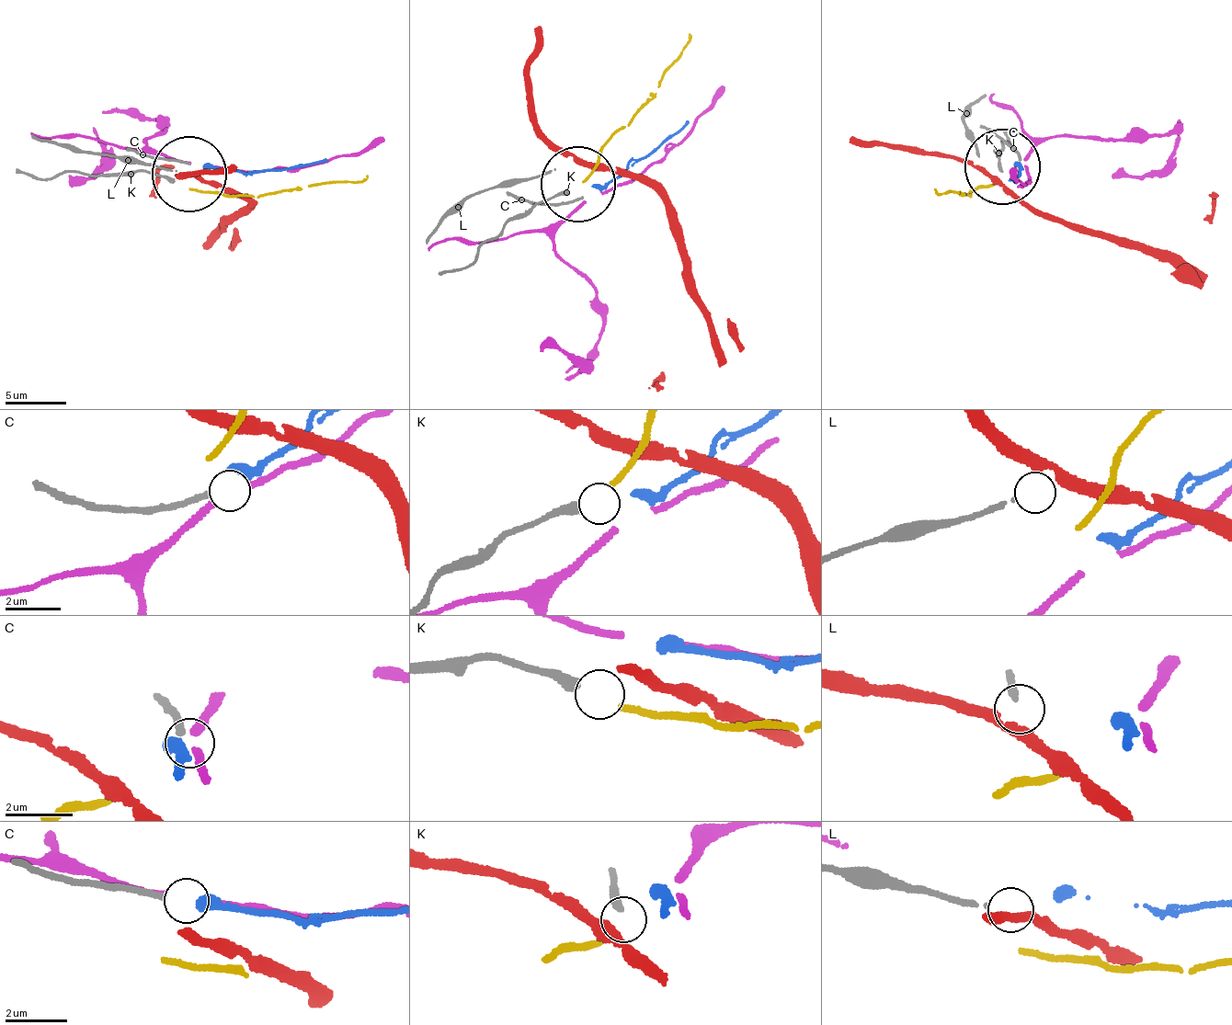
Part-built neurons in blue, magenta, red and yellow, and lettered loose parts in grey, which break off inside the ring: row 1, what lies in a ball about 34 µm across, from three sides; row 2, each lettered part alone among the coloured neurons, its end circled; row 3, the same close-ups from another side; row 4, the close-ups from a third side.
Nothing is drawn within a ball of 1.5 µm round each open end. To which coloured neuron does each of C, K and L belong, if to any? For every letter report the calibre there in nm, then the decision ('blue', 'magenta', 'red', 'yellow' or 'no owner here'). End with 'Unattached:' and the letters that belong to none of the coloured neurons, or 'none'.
C: calibre 200 nm; blue
K: calibre 280 nm; yellow
L: calibre 150 nm; no owner here
Unattached: L

